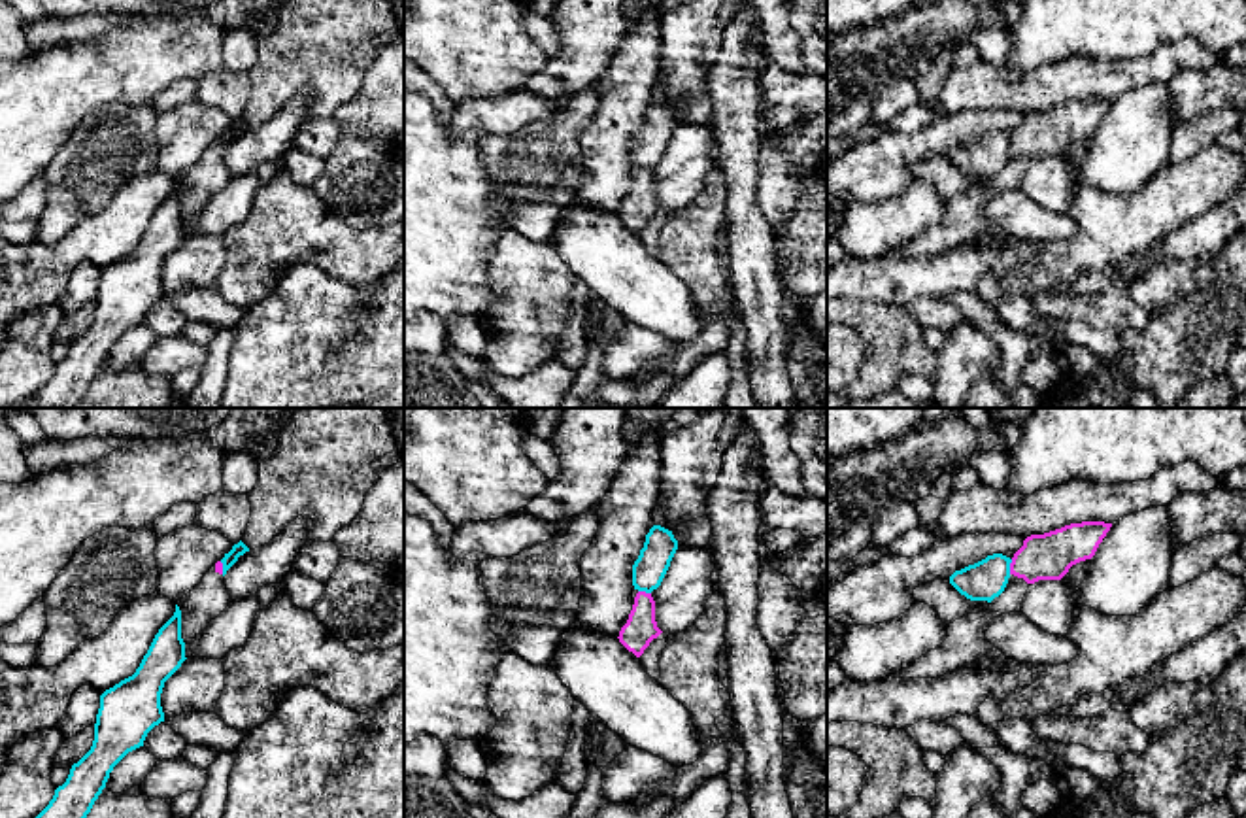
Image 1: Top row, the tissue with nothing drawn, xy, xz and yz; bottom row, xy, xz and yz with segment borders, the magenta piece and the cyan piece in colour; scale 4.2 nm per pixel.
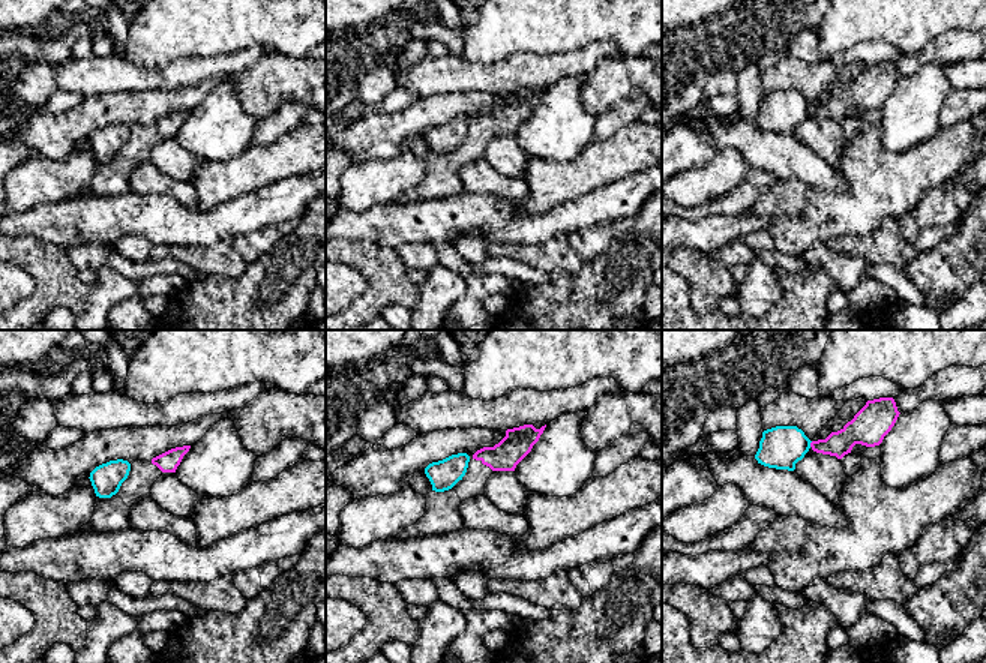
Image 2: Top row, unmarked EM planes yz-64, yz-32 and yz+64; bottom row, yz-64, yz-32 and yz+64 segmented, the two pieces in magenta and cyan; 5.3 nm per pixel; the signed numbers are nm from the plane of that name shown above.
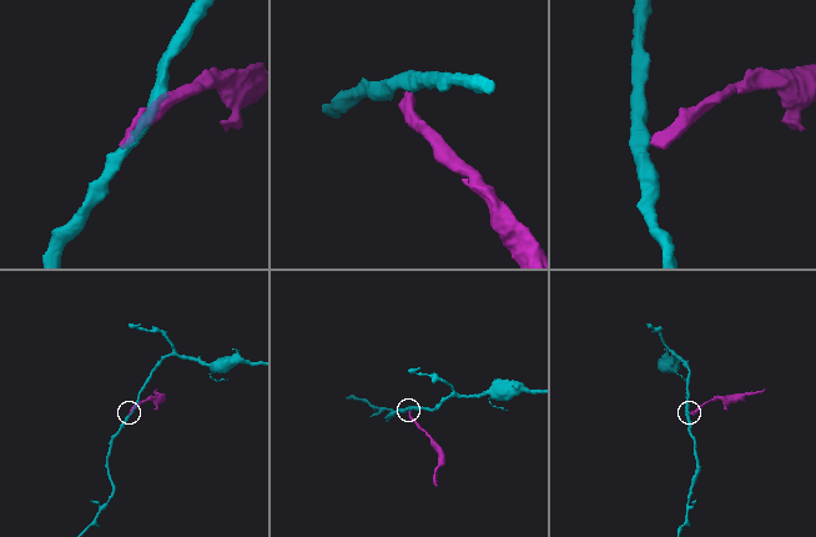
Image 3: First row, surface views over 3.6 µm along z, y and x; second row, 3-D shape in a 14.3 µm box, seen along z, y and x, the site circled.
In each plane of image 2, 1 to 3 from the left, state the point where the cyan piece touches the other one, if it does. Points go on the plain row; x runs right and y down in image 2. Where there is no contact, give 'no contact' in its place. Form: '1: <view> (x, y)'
1: no contact
2: no contact
3: yz+64 (811, 108)

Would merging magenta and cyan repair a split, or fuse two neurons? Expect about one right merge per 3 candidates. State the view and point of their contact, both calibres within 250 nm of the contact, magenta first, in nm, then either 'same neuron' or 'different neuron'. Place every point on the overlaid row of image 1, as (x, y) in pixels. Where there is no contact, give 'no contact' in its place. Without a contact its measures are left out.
contact yz (1010, 567); calibres 200 and 170 nm; different neuron

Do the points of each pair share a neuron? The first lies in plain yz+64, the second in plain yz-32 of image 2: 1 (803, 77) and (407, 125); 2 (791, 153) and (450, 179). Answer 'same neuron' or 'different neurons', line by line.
1: different neurons
2: different neurons

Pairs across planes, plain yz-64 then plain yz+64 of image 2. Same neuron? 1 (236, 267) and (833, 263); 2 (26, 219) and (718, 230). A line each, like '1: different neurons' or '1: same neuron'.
1: different neurons
2: same neuron

